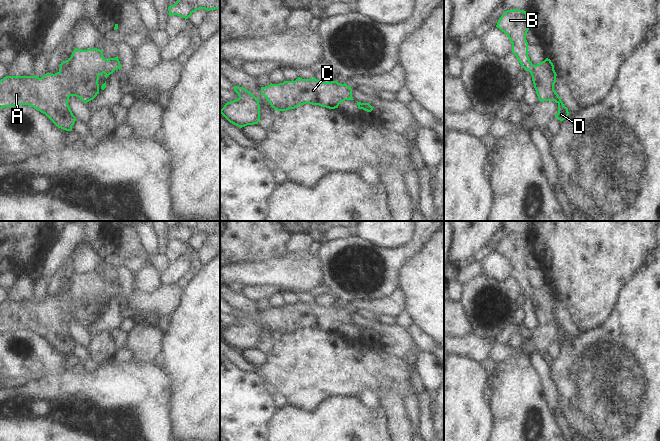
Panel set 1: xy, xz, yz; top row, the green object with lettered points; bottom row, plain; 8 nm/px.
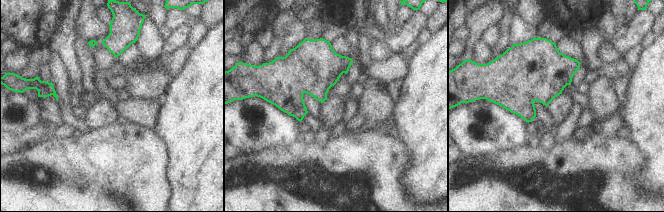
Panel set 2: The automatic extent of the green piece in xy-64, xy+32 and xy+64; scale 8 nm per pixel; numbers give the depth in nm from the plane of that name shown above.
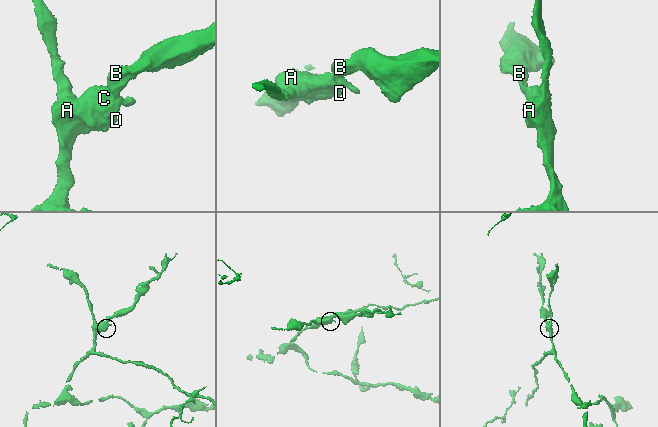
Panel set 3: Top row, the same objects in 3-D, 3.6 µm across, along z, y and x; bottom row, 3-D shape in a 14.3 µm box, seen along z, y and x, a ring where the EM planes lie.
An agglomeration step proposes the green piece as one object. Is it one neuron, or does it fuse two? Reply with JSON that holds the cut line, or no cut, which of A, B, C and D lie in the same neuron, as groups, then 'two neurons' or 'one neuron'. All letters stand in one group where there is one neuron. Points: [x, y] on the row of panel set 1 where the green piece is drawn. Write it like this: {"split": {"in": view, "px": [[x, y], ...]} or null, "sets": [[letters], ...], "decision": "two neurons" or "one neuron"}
{"split": null, "sets": [["A", "B", "C", "D"]], "decision": "one neuron"}

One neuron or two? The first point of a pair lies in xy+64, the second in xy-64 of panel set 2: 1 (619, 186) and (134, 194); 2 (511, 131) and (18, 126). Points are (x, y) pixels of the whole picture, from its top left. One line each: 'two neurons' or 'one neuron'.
1: one neuron
2: one neuron

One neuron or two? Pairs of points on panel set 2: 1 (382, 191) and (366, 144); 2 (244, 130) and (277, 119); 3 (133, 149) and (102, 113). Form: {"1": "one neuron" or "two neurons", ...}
{"1": "one neuron", "2": "one neuron", "3": "two neurons"}

